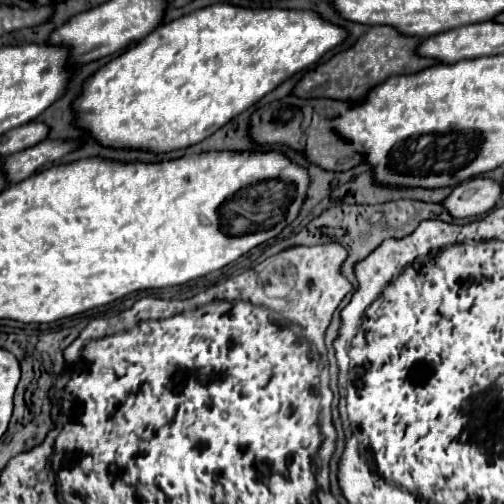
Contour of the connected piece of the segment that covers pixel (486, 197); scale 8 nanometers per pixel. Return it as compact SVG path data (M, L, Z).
M471 178L453 188L449 198L445 198L445 206L455 218L485 214L495 208L497 200L503 196L503 188L499 184L501 182L491 178Z

